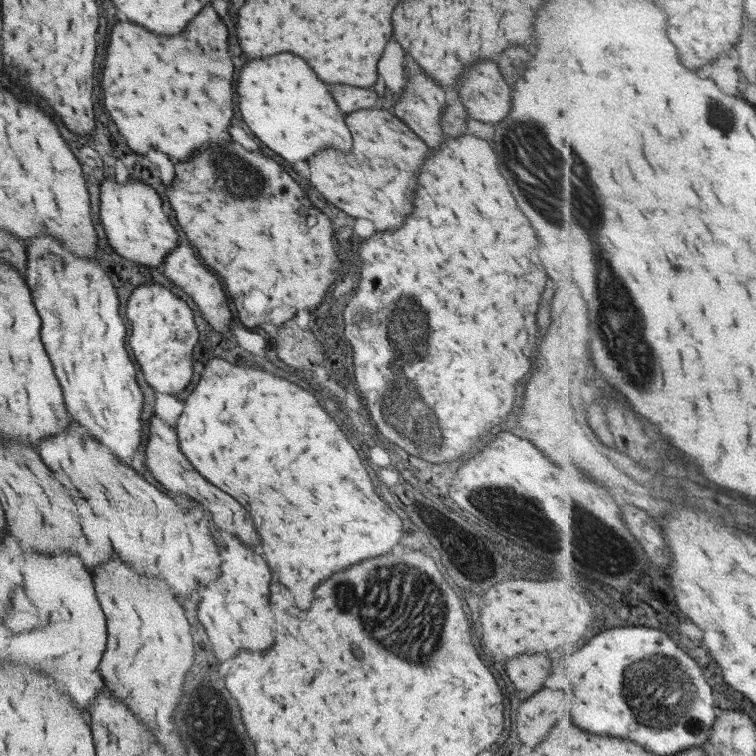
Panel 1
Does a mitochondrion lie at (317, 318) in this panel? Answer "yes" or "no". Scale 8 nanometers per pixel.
no

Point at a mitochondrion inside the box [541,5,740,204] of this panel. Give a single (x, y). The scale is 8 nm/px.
(719, 118)

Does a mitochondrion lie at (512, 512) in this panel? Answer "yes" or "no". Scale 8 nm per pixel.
yes

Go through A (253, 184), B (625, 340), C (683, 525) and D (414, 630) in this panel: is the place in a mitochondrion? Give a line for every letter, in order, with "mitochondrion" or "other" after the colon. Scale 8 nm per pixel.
A: mitochondrion
B: mitochondrion
C: other
D: mitochondrion

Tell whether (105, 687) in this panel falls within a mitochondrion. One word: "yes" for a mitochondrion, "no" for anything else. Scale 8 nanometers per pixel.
no

